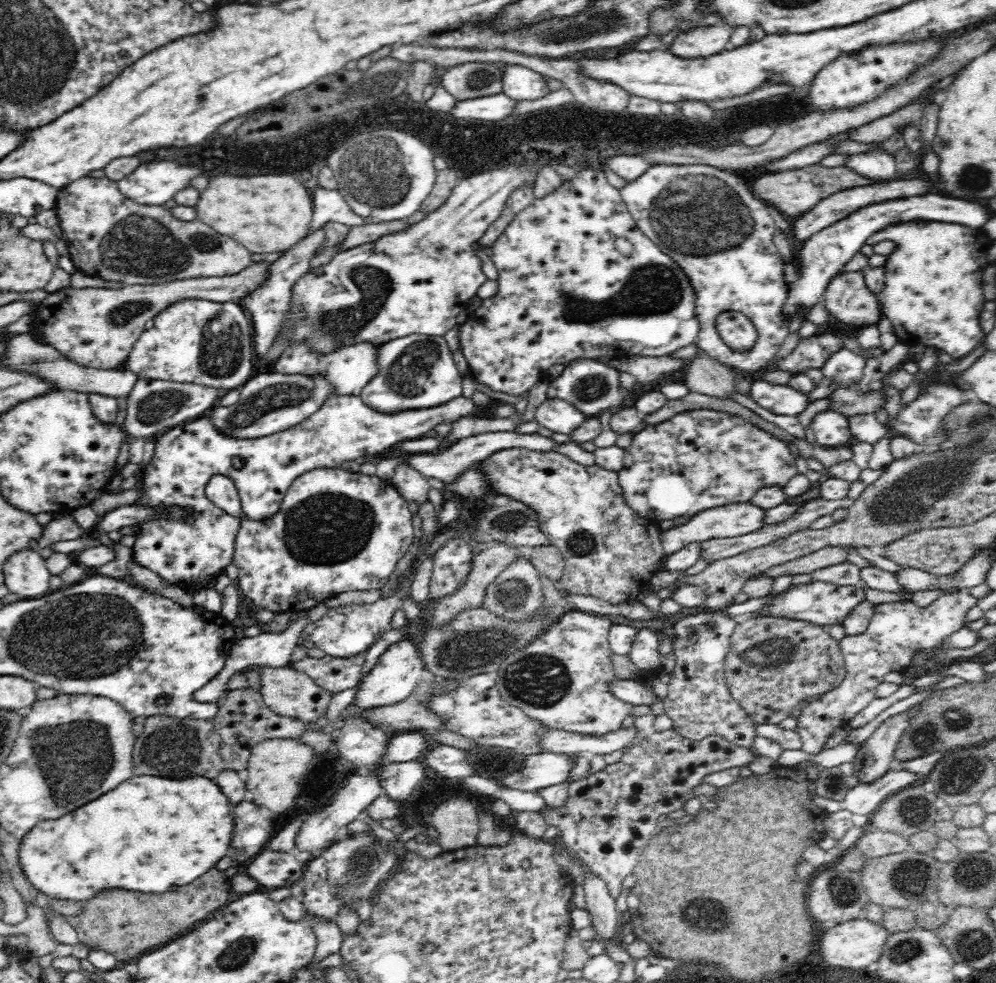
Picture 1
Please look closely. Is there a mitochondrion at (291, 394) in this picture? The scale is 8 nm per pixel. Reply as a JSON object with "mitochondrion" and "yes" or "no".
{"mitochondrion":"yes"}

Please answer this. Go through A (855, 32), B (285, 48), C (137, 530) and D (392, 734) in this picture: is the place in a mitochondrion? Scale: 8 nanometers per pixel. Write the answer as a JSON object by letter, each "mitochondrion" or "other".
{"A":"other","B":"other","C":"other","D":"other"}

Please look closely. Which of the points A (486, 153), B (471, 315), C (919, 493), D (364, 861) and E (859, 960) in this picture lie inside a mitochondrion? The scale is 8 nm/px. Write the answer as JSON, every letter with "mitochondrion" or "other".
{"A":"mitochondrion","B":"other","C":"mitochondrion","D":"mitochondrion","E":"other"}

